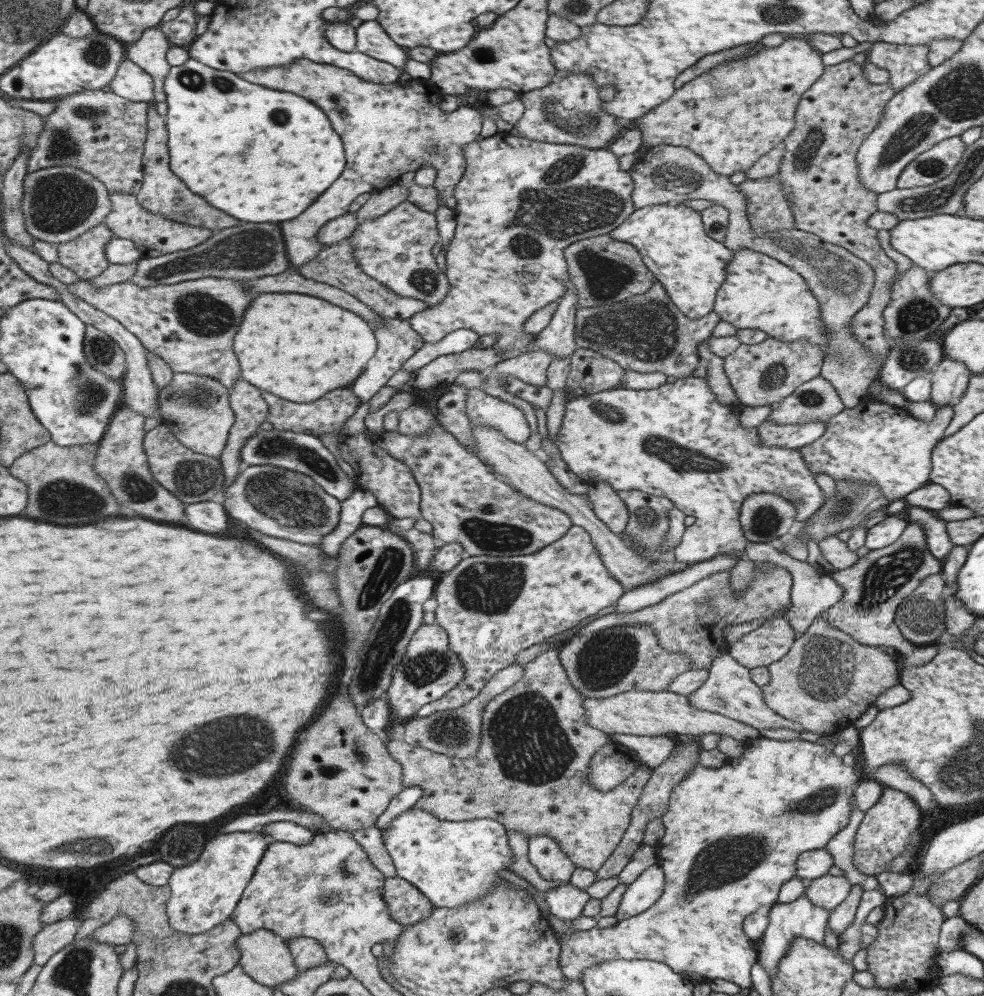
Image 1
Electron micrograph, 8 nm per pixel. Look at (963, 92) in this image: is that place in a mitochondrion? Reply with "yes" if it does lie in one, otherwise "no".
yes

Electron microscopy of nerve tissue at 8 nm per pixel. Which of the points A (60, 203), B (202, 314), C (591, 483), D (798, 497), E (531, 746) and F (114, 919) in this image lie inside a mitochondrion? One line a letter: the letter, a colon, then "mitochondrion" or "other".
A: mitochondrion
B: mitochondrion
C: other
D: mitochondrion
E: mitochondrion
F: other

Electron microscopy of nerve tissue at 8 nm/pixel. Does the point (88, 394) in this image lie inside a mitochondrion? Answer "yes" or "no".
yes

